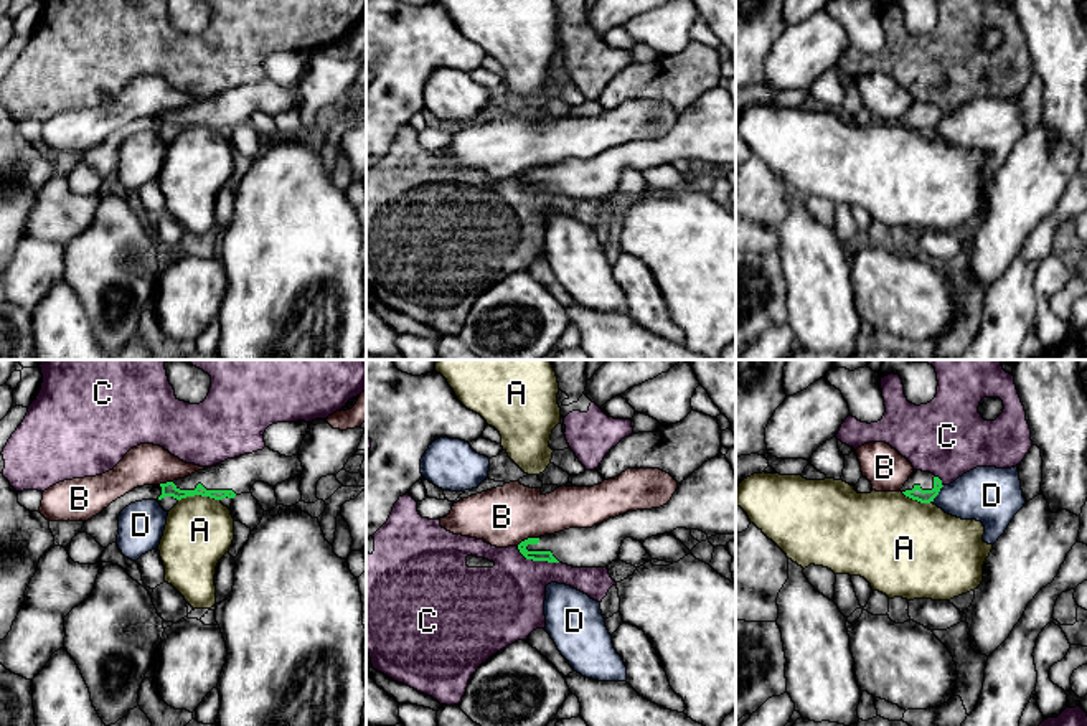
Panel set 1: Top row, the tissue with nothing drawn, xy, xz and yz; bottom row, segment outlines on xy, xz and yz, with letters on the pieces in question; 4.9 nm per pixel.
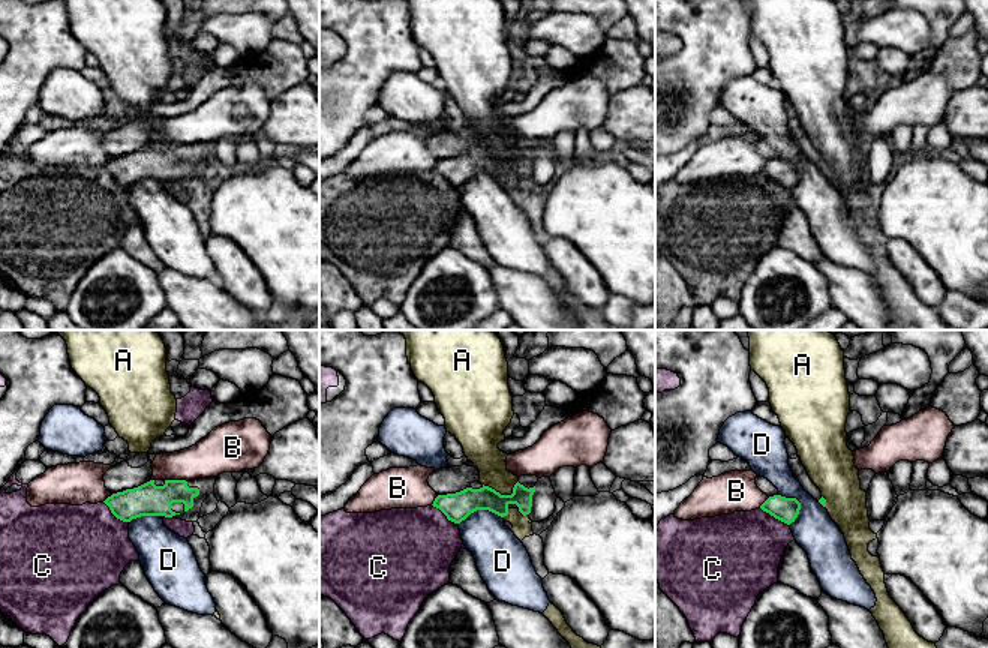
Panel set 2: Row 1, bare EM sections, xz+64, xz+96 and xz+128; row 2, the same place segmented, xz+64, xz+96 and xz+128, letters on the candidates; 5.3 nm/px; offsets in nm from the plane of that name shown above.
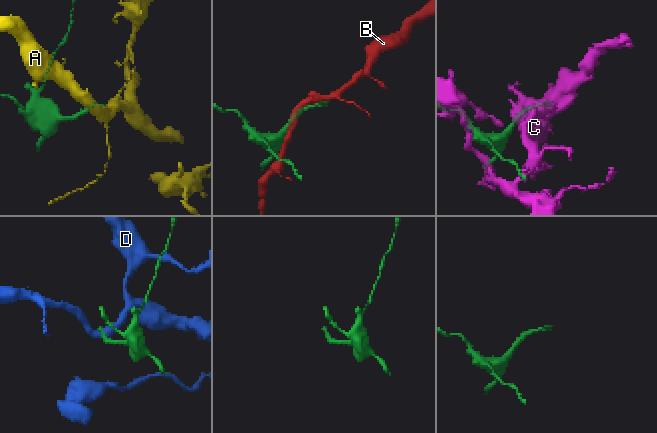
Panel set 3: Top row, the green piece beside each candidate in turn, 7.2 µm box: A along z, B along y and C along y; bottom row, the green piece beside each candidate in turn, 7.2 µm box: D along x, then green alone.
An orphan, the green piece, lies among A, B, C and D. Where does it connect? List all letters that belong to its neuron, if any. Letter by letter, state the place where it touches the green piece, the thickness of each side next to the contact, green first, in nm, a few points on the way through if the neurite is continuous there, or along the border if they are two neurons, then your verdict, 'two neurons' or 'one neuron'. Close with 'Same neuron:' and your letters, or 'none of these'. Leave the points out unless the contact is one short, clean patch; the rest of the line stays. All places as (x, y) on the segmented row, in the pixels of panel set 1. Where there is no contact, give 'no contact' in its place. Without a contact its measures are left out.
A: xy (198, 494) | 70/340 nm | along xy (220, 499), (195, 495), (178, 500) | two neurons
B: xz (528, 538) | 50/300 nm | two neurons
C: xz (536, 560) | 50/360 nm | two neurons
D: yz (937, 494) | 70/280 nm | along yz (944, 485), (932, 502) | two neurons
Same neuron: none of these

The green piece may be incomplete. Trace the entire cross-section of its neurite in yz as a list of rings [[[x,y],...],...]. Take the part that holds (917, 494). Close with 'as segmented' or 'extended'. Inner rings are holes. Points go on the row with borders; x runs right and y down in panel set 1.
[[[914,470],[901,492],[920,503],[930,503],[942,488],[942,480],[930,472]]]; extended

